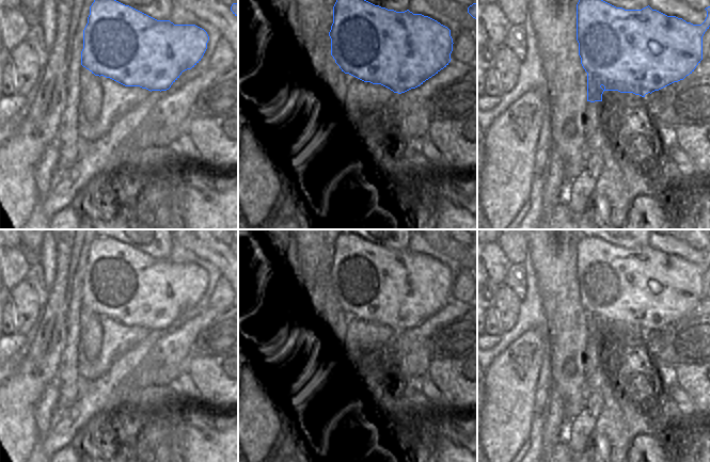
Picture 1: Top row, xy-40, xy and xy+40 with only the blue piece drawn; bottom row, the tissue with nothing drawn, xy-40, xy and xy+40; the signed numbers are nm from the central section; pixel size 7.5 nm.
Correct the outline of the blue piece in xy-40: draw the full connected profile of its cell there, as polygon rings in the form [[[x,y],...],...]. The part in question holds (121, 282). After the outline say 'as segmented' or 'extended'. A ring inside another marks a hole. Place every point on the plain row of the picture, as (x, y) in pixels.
[[[96,236],[83,269],[81,304],[95,315],[110,317],[125,325],[161,331],[201,300],[208,280],[207,271],[195,264],[157,259],[114,238]]]; as segmented

